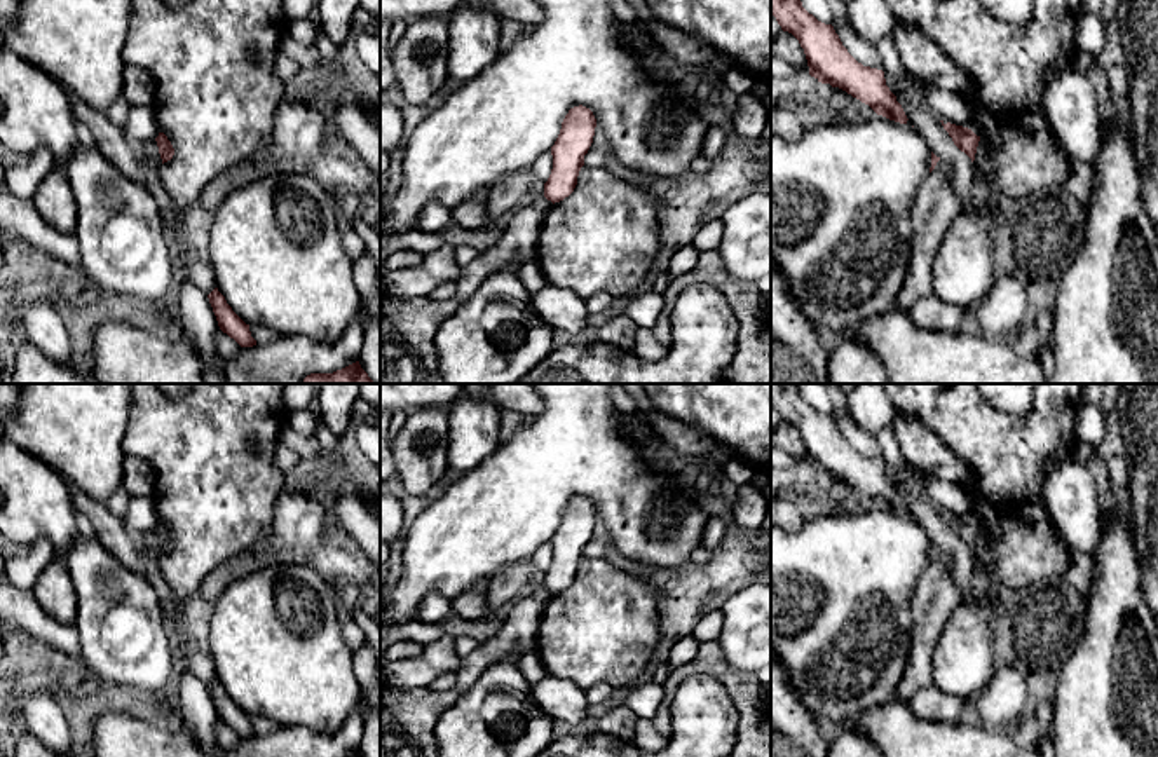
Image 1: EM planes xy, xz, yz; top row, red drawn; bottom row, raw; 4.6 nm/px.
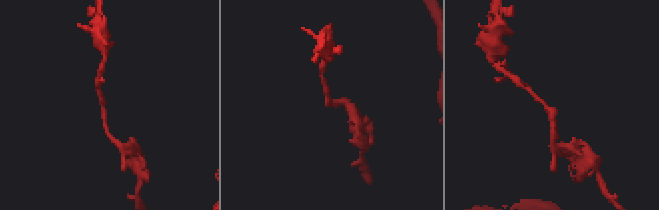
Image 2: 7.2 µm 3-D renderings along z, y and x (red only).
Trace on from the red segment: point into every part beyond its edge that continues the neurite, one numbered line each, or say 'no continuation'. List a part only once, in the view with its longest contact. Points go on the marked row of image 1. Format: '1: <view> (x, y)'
no continuation

